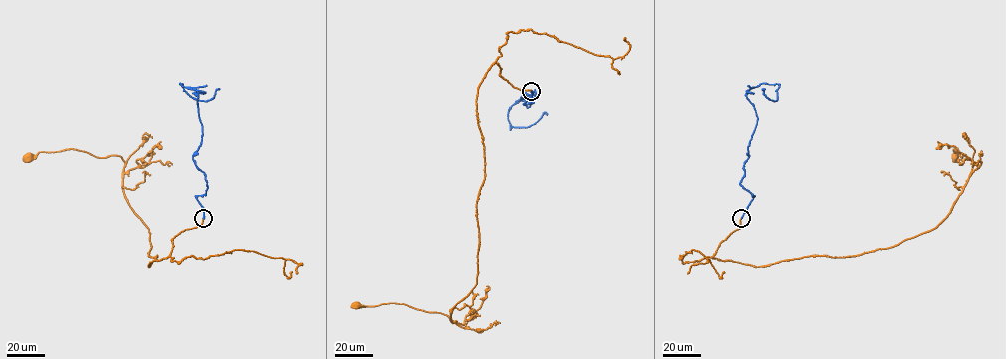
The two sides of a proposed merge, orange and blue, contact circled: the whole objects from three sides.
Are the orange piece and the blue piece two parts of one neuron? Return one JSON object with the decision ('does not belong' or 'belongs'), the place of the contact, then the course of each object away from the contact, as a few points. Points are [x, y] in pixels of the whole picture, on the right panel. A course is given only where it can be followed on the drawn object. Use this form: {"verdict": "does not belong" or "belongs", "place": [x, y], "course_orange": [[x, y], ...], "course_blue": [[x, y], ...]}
{"verdict": "belongs", "place": [741, 218], "course_orange": [[741, 218], [713, 257], [756, 267], [887, 249], [933, 229], [949, 213], [972, 166], [953, 149], [955, 158]], "course_blue": [[741, 218], [754, 195], [740, 184], [757, 118], [746, 94], [777, 84], [777, 100], [765, 89]]}

